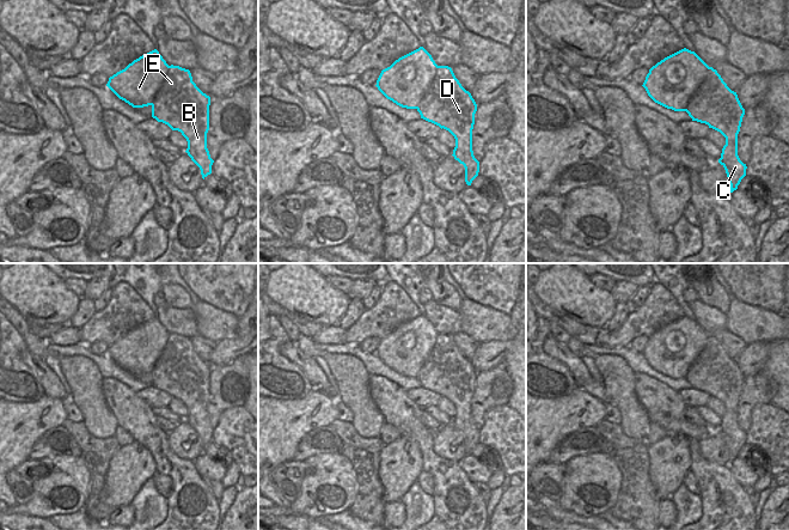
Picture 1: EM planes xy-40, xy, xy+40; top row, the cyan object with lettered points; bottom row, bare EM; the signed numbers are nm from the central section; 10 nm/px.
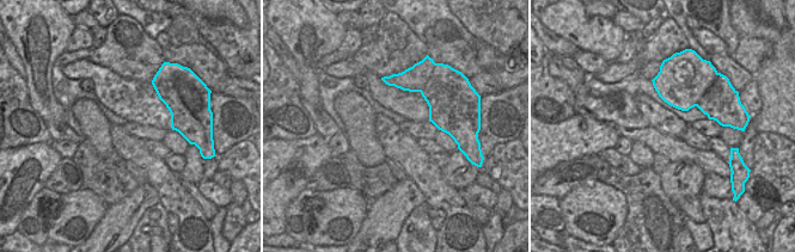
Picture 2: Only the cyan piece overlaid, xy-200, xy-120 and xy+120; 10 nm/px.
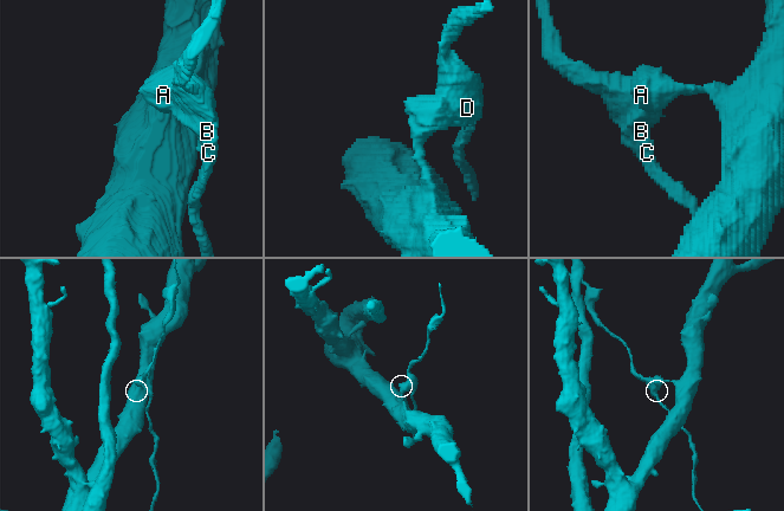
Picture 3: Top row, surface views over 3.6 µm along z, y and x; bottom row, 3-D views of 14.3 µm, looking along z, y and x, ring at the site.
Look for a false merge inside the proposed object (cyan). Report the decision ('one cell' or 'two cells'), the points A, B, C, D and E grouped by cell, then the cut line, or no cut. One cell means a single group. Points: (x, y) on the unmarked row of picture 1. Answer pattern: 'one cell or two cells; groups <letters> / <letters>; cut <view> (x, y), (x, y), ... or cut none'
two cells; groups A / B C D E; cut xy+40 (709, 335), (705, 346), (684, 378)

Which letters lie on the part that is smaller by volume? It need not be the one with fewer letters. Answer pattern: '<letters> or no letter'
B, C, D, E

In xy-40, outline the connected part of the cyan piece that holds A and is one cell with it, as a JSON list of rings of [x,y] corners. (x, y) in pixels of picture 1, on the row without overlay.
[[[154,317],[110,345],[106,354],[133,376],[148,374],[153,371],[169,335],[159,319]]]

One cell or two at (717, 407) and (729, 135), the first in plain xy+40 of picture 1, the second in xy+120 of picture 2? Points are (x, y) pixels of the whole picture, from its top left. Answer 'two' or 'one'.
one

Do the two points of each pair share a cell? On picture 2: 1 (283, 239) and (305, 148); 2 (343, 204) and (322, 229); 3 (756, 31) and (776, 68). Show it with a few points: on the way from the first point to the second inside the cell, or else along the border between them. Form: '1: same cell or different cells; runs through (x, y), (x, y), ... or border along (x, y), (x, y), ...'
1: different cells; border along (285, 231), (274, 235)
2: same cell; runs through (341, 210), (328, 223)
3: same cell; runs through (768, 34), (776, 42), (776, 56)

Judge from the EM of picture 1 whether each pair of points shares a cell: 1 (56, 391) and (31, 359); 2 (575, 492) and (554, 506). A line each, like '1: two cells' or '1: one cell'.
1: one cell
2: two cells

